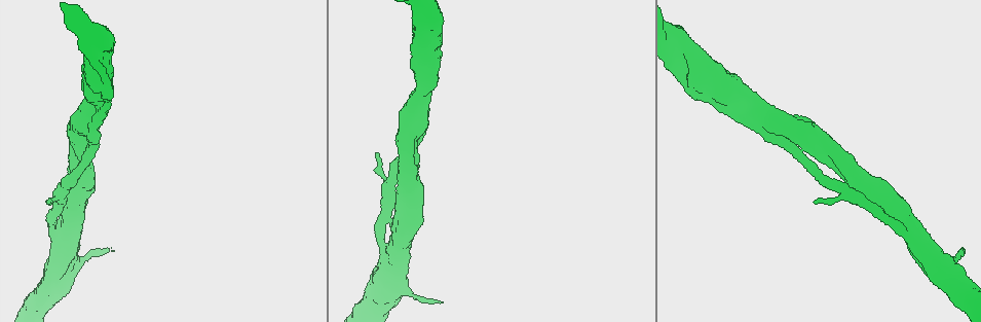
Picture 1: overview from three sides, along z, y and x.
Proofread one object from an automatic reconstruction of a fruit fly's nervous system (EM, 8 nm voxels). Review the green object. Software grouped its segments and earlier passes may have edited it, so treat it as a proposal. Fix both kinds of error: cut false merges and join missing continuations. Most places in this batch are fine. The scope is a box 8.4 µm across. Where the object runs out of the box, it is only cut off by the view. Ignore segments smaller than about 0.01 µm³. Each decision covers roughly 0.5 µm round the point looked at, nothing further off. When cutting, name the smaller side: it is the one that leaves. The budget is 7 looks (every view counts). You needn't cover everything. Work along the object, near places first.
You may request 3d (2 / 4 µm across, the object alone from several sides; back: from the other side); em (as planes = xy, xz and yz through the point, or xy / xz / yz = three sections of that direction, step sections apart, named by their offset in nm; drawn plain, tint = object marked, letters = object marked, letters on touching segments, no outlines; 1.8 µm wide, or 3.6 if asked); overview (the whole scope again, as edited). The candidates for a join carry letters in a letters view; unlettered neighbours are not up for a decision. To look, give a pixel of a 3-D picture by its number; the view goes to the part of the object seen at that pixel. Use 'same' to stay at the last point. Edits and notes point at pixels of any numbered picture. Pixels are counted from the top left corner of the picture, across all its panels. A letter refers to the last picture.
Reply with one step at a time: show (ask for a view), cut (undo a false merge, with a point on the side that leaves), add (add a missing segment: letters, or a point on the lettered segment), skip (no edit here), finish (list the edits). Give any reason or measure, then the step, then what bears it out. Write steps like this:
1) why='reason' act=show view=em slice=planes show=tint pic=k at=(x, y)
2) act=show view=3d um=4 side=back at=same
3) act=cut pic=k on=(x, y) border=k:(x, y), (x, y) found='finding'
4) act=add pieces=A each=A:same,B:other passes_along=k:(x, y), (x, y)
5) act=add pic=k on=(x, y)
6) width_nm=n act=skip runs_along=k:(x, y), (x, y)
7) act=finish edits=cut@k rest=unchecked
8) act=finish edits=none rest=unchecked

why='calibre changes' act=show view=3d um=4 pic=1 at=(800, 139)

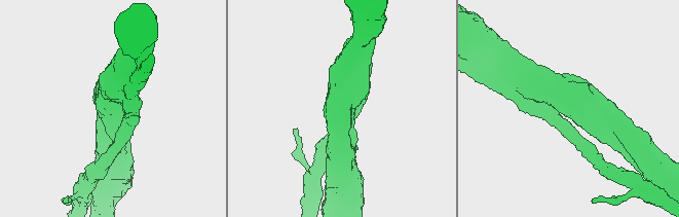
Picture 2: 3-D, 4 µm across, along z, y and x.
arms=4 act=show view=em slice=yz step=8 show=letters pic=2 at=(113, 107)

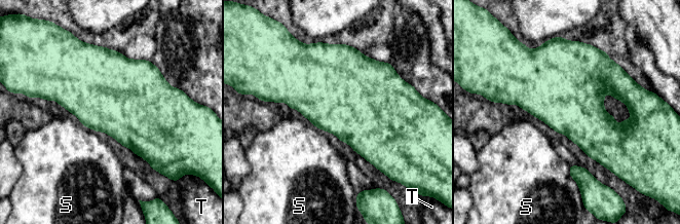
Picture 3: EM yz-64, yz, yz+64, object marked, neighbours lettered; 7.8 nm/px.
act=skip each=S:other,T:other border=3:(568, 164), (570, 176), (577, 184) found='continuous, no second neuron'

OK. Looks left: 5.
why='calibre changes' act=show view=3d um=4 pic=1 at=(426, 71)

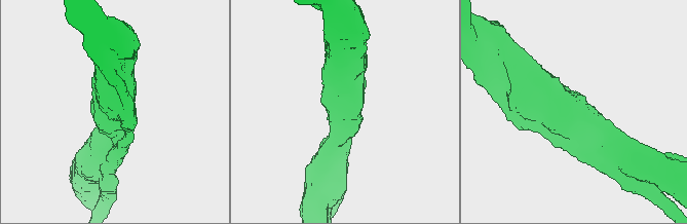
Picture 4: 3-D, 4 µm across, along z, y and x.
why='now the EM' act=show view=em um=3.6 slice=xy step=8 show=tint pic=4 at=(343, 111)

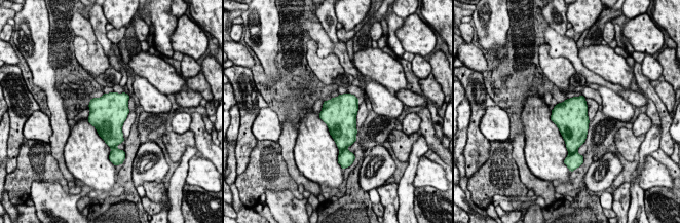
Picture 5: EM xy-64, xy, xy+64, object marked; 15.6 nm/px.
why='what lies round it' act=show view=em um=3.6 slice=xy step=8 show=letters at=same

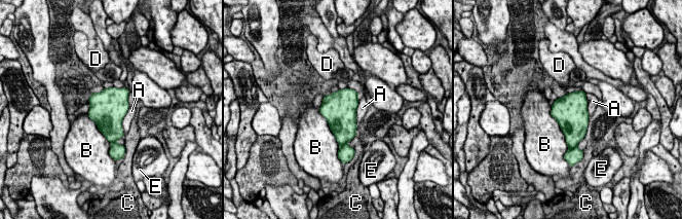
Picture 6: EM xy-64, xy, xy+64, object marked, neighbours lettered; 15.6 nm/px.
act=skip each=A:other,B:other,C:other,D:other,E:other border=6:(551, 105), (551, 115), (567, 144) found='one neuron here'

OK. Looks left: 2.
act=finish edits=none rest=unchecked

